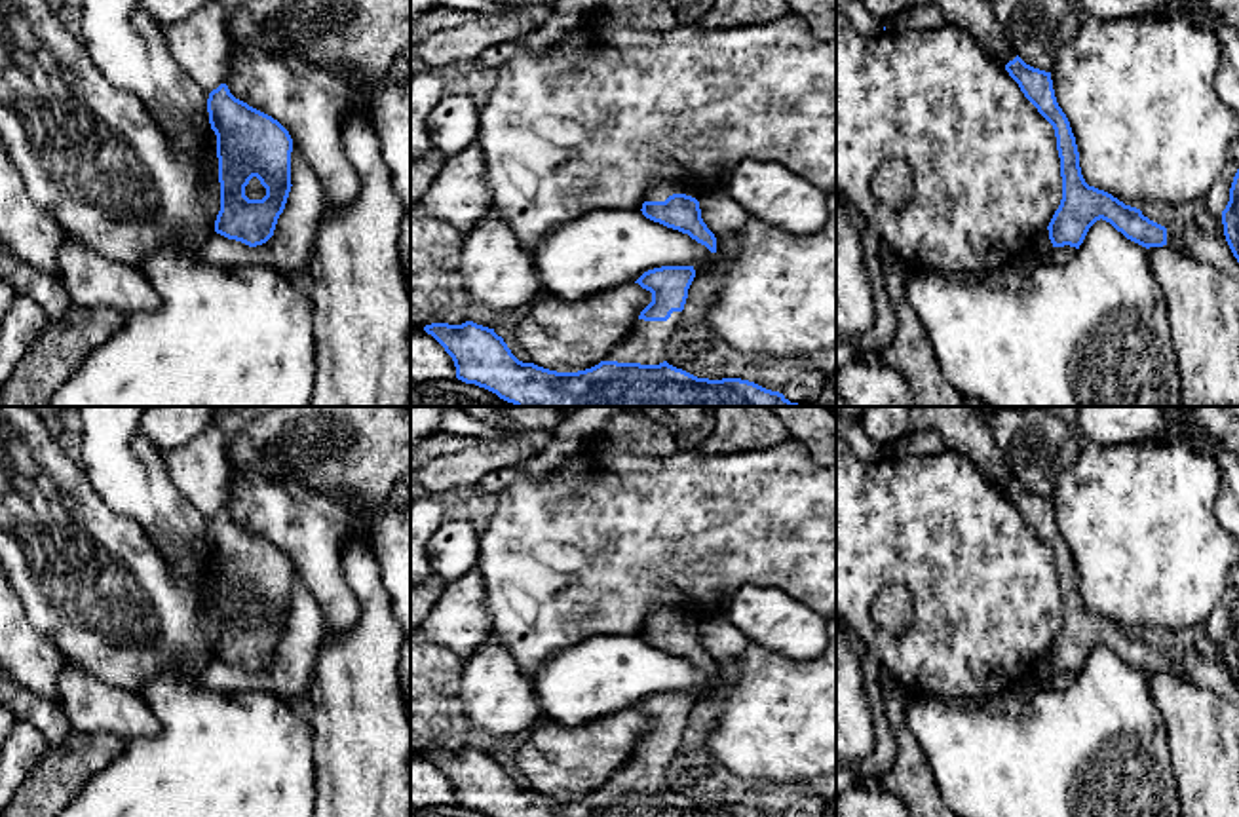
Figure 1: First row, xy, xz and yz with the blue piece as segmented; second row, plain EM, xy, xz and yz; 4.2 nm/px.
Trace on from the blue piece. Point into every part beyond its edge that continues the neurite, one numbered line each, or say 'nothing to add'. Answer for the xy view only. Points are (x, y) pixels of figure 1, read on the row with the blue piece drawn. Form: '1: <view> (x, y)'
nothing to add

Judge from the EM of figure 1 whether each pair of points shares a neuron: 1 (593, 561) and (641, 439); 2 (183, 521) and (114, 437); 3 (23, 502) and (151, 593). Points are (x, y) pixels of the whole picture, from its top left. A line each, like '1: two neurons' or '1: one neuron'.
1: two neurons
2: one neuron
3: one neuron

